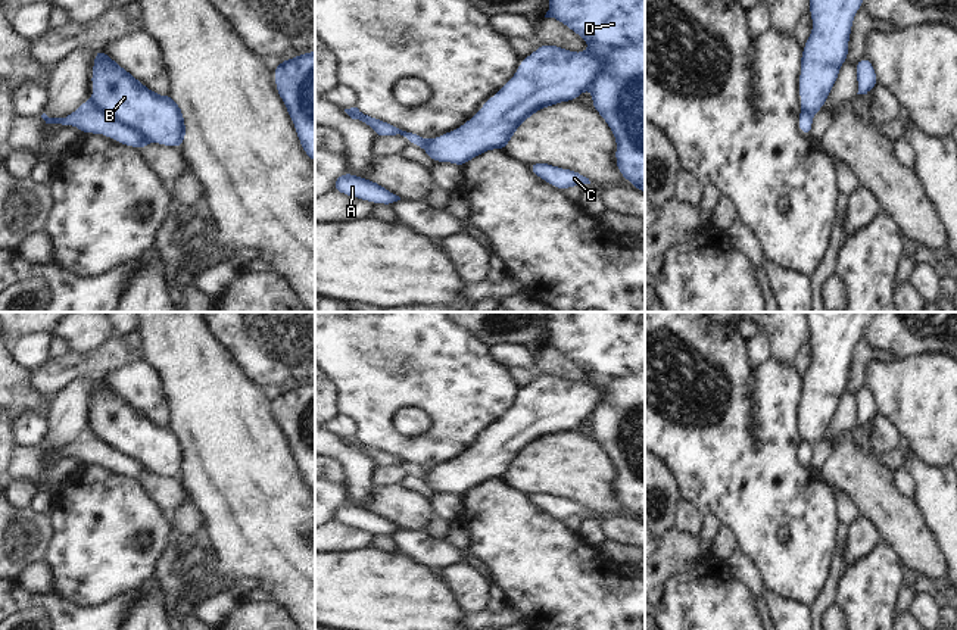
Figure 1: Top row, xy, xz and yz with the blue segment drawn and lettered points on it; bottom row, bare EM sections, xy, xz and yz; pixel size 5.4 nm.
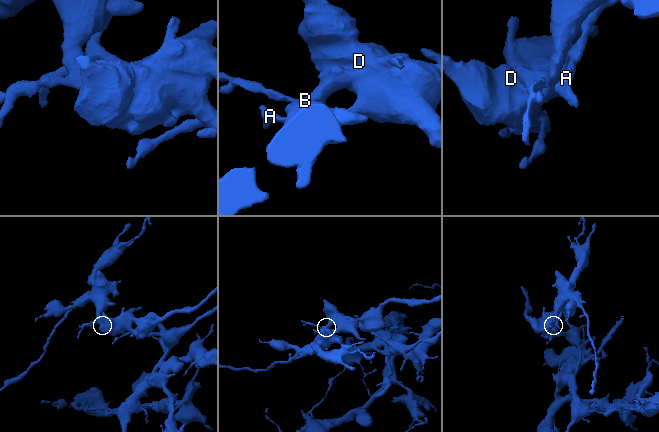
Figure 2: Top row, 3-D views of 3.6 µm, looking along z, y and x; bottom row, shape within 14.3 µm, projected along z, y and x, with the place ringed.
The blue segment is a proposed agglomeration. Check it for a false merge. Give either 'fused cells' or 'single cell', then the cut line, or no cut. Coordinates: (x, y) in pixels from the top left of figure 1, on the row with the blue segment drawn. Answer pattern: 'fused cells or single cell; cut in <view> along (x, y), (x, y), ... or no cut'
fused cells; cut in xy along (93, 100), (112, 115), (137, 127), (150, 140)

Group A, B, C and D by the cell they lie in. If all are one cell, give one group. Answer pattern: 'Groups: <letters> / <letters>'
Groups: A C D / B

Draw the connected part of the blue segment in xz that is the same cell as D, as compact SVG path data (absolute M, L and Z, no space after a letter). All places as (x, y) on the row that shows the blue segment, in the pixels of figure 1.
M549 0L551 9L546 12L545 18L555 18L559 22L565 24L571 31L579 34L583 40L589 43L589 50L592 54L598 56L602 60L602 69L592 85L592 102L593 109L601 113L607 121L607 125L611 128L615 141L615 160L617 169L627 178L630 184L645 193L645 0Z

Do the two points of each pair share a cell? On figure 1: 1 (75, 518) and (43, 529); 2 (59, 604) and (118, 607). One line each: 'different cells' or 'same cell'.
1: different cells
2: same cell

